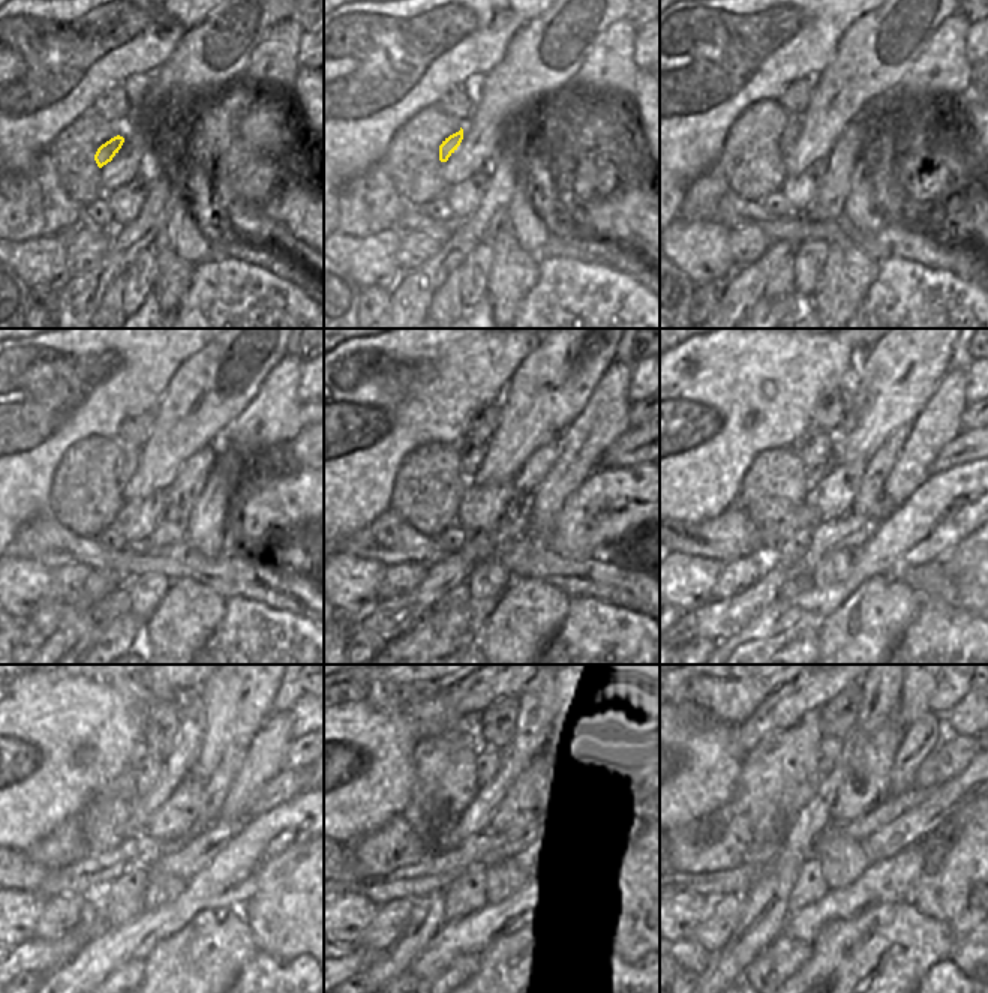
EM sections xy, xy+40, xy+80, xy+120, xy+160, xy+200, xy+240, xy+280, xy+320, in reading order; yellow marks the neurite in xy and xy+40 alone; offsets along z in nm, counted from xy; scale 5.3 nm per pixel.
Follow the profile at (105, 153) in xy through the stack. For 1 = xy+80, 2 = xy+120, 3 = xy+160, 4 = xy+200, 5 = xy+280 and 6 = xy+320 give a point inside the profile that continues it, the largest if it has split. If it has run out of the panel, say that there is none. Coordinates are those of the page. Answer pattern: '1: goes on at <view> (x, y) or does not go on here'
1: goes on at xy+80 (790, 132)
2: goes on at xy+120 (129, 458)
3: goes on at xy+160 (471, 456)
4: goes on at xy+200 (814, 449)
5: goes on at xy+280 (488, 761)
6: goes on at xy+320 (829, 747)

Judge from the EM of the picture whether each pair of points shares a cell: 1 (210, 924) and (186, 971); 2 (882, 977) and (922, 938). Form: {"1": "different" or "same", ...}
{"1": "same", "2": "same"}

